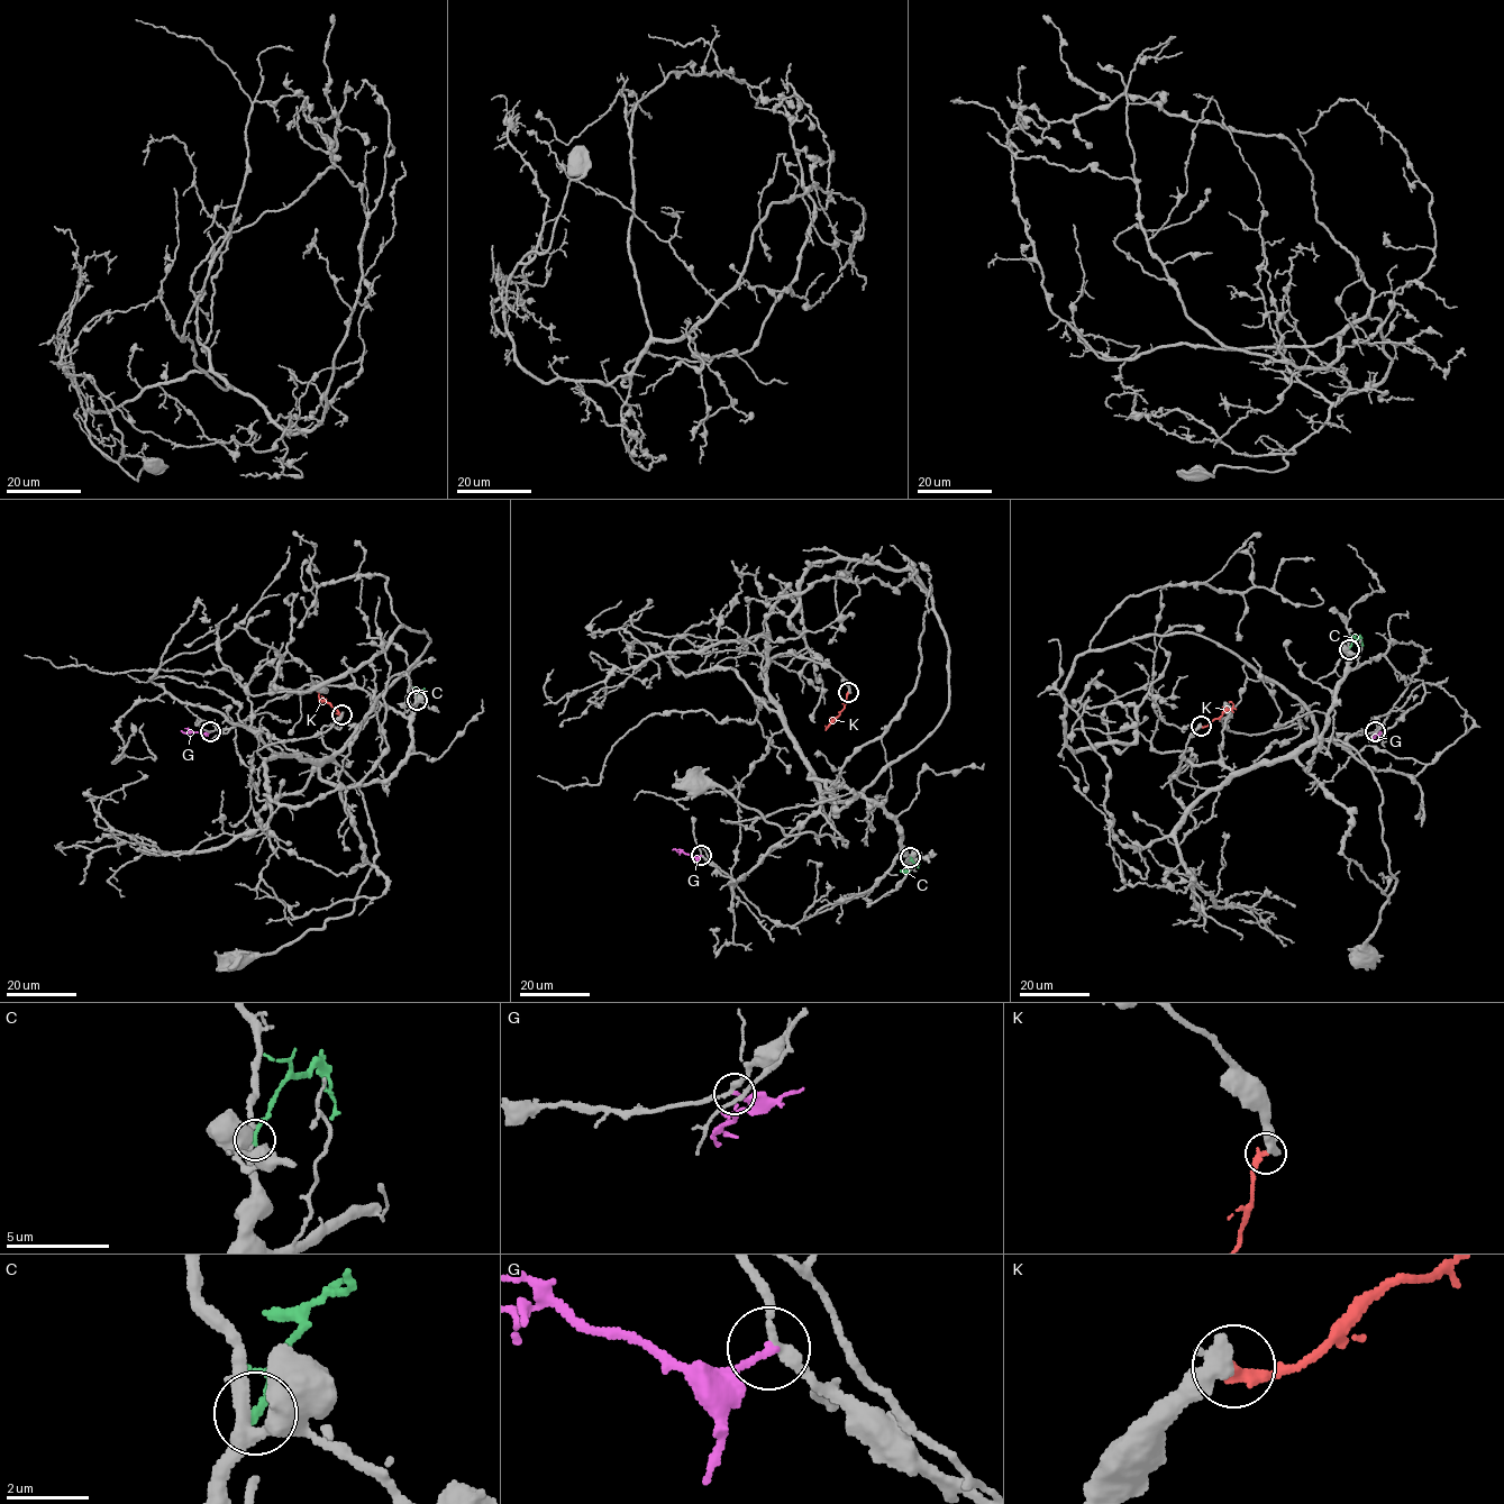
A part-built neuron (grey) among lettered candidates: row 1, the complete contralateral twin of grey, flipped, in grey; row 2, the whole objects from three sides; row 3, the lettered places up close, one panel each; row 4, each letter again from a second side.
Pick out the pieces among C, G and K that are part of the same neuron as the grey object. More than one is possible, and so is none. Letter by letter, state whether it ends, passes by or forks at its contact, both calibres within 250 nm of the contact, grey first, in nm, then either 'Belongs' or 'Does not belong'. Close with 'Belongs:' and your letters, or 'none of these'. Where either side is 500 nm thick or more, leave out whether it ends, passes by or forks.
C: It ends there. Thickness 280 nm (grey) against 200 nm. Does not belong
G: It ends there. Thickness 240 nm (grey) against 180 nm. Does not belong
K: Thickness 550 nm (grey) against 340 nm. Does not belong
Belongs: none of these

